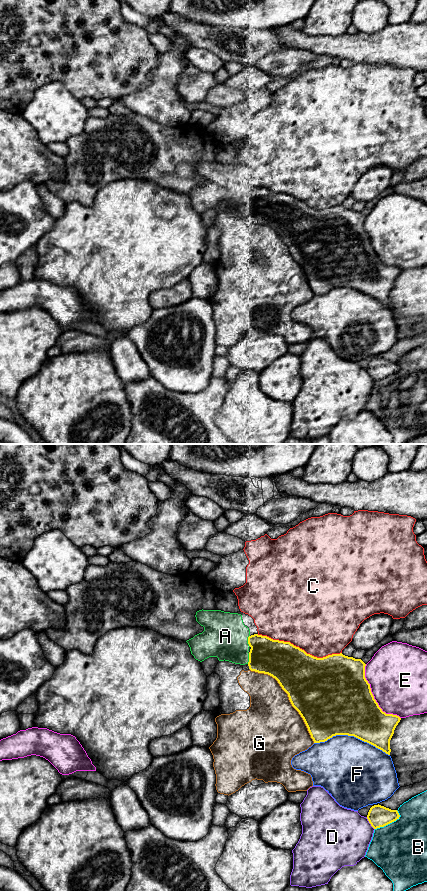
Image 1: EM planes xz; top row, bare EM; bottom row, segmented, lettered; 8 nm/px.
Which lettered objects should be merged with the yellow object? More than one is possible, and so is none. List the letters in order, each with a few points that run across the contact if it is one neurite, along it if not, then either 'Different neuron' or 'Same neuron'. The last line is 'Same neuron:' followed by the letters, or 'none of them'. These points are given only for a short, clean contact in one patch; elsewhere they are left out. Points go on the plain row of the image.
A: Same neuron
B: Different neuron
C: Different neuron
D: Different neuron
E: Different neuron
F: Different neuron
G: Different neuron
Same neuron: A

